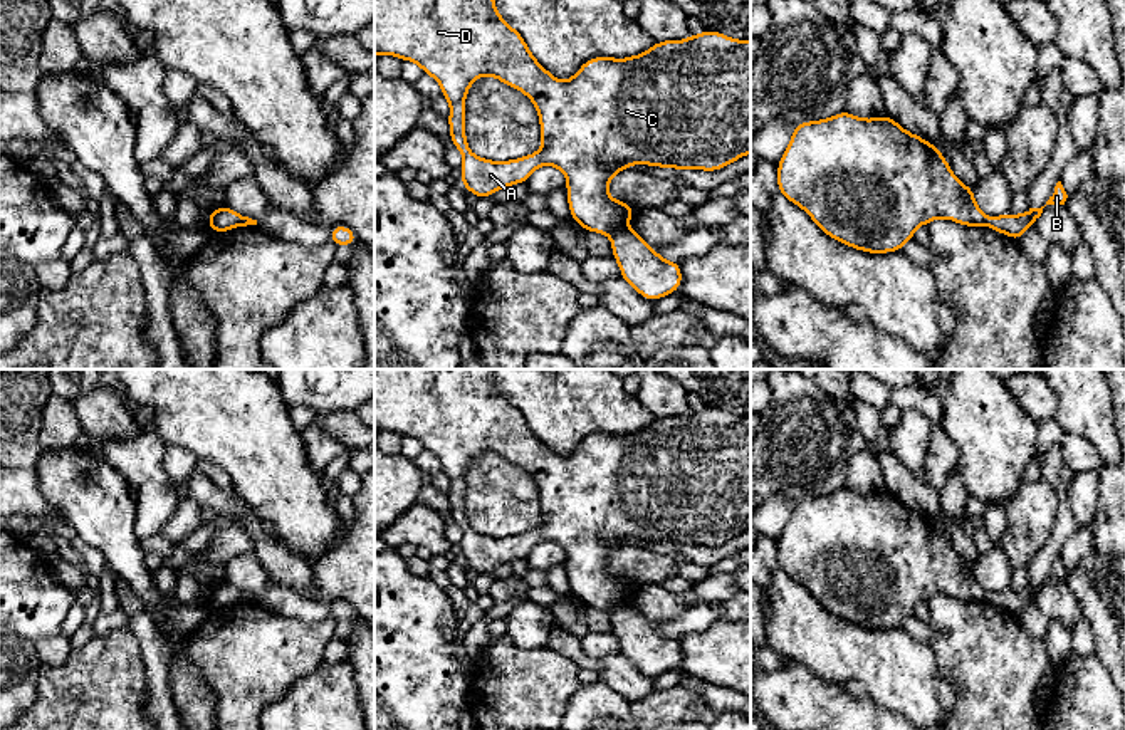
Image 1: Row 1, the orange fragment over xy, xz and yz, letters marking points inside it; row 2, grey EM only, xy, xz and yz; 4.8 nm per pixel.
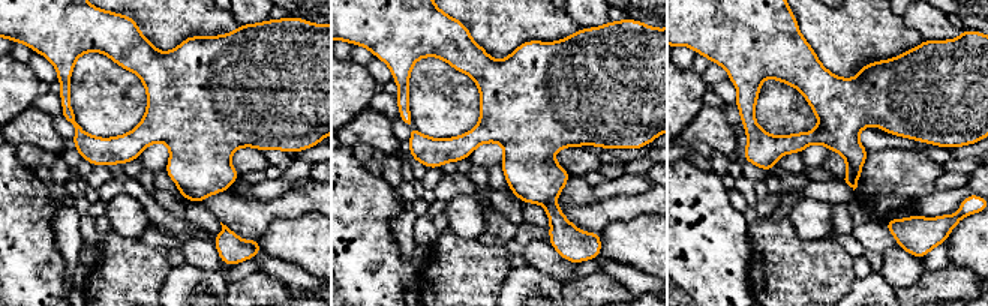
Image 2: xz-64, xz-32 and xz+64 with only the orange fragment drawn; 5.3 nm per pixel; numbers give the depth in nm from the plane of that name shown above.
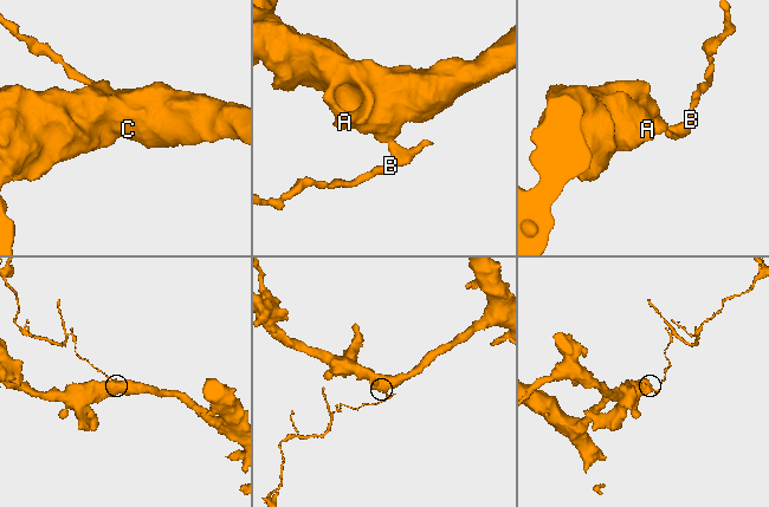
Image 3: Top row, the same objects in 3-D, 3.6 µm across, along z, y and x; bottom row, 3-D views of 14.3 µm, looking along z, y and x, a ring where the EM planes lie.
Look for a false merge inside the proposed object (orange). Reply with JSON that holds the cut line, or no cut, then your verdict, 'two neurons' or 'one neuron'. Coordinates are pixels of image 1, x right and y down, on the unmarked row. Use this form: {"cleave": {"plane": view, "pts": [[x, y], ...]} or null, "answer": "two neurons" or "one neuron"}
{"cleave": {"plane": "xz", "pts": [[623, 603], [610, 610]]}, "answer": "two neurons"}

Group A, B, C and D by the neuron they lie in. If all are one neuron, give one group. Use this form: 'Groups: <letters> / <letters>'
Groups: A C D / B

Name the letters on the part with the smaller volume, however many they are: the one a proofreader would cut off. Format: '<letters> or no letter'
B

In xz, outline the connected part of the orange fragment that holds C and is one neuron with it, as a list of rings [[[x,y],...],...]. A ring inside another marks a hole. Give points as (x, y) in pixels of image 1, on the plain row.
[[[374,369],[374,431],[383,430],[418,440],[440,460],[450,478],[450,517],[463,532],[462,562],[477,574],[485,574],[500,564],[527,559],[544,540],[559,544],[568,555],[571,592],[588,607],[611,611],[633,592],[631,581],[608,571],[610,555],[630,540],[717,547],[751,529],[751,416],[735,416],[714,406],[690,409],[685,416],[655,418],[643,430],[626,435],[593,433],[569,456],[559,456],[536,436],[522,411],[500,393],[494,369]],[[482,451],[492,451],[532,477],[542,512],[537,529],[512,537],[489,537],[470,527],[463,503],[465,472]]]

